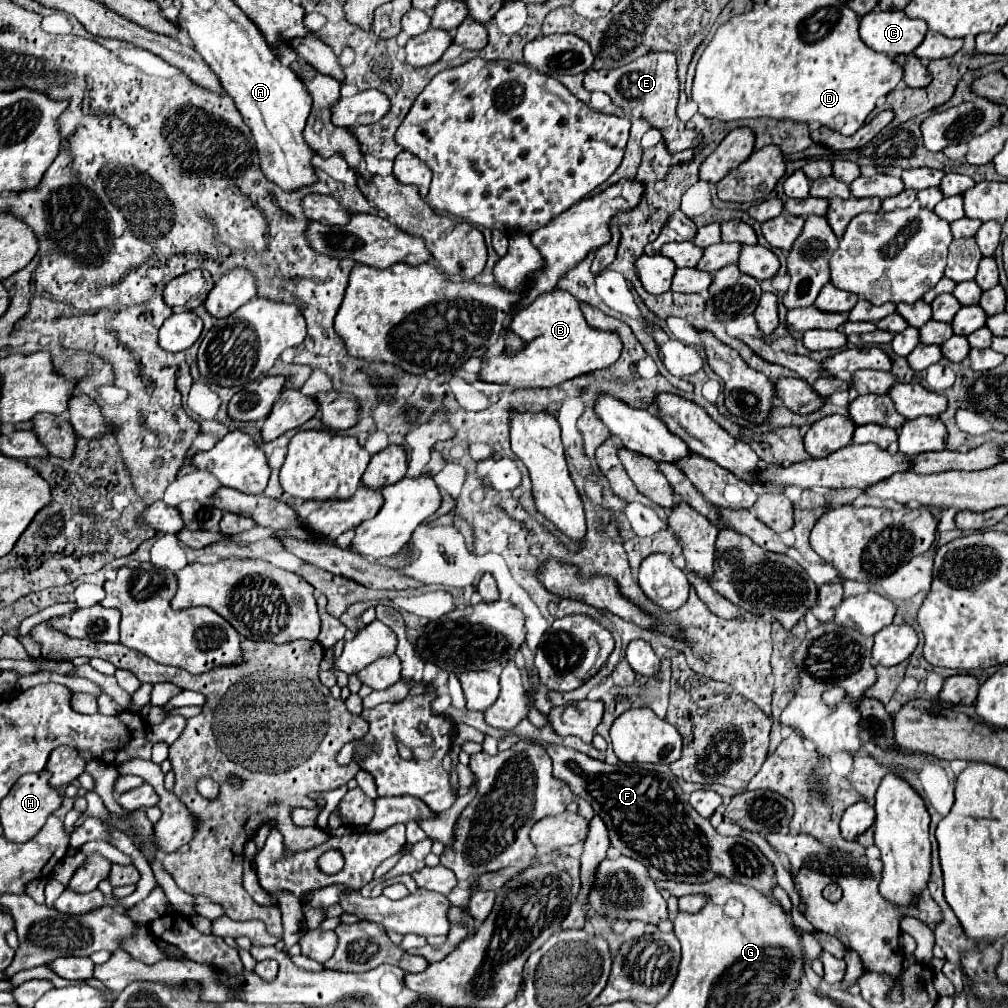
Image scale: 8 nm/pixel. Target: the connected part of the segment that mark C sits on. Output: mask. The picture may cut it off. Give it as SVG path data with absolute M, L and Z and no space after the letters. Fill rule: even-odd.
M872 10L860 20L860 38L876 52L888 54L912 54L928 32L926 22L912 20L904 12Z

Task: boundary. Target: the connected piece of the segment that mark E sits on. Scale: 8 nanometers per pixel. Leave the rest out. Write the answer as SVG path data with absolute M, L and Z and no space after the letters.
M654 52L646 54L626 66L620 66L616 70L588 70L584 76L584 88L588 92L604 92L612 98L612 102L624 110L632 110L636 106L644 106L642 116L650 122L650 126L658 128L662 132L664 144L670 154L696 148L702 140L702 136L690 128L686 128L684 122L676 118L676 102L678 102L678 78L676 78L676 56L672 52Z

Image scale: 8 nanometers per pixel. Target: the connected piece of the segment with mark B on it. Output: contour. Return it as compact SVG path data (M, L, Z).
M552 290L540 294L528 308L520 310L510 324L510 330L522 336L528 344L518 354L506 354L486 358L481 364L481 380L510 384L514 388L542 388L558 386L578 374L594 372L614 364L622 354L622 340L616 332L592 328L580 312L578 300L566 290Z

